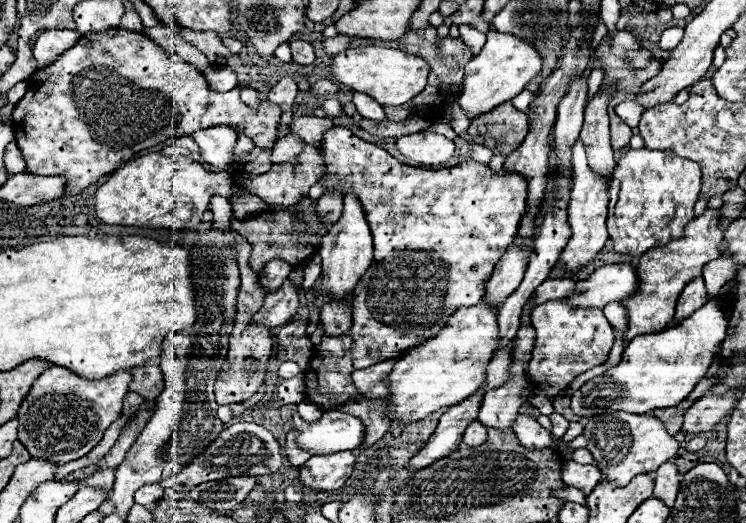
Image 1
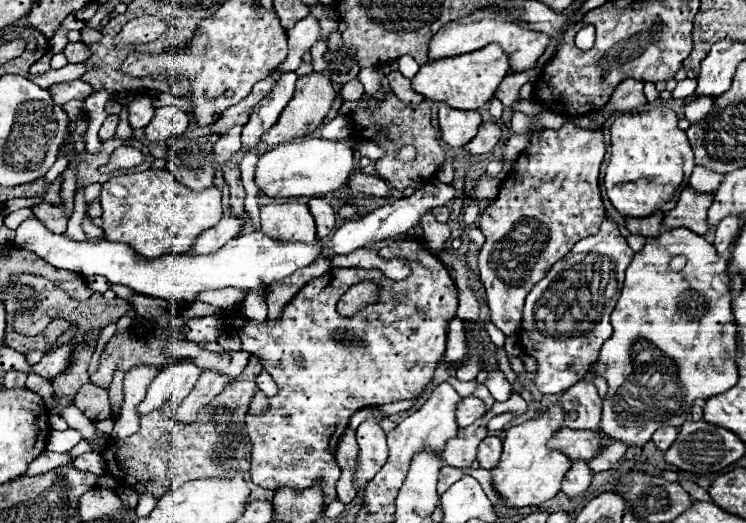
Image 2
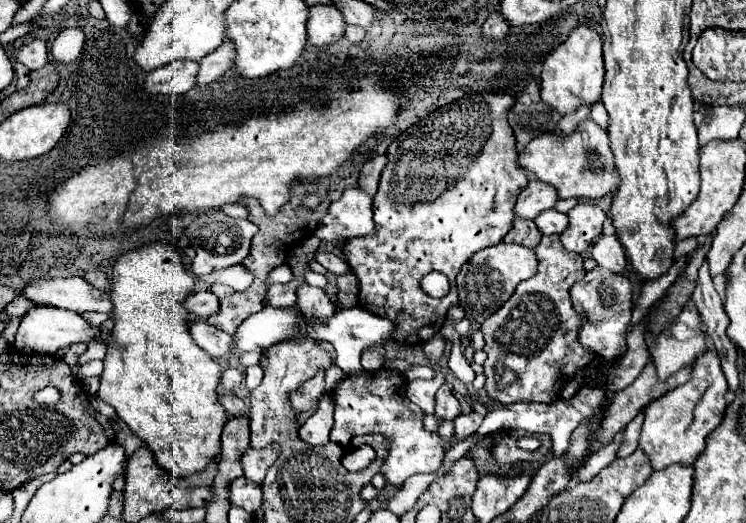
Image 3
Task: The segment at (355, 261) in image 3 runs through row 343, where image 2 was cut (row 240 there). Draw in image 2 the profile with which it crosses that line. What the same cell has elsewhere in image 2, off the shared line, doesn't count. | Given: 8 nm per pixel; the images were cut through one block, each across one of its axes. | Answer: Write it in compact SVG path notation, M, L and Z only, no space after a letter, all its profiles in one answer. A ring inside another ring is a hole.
M408 236L406 240L396 240L392 242L390 246L384 246L380 250L380 256L382 258L406 258L408 264L410 264L410 276L406 280L390 280L386 276L382 276L380 280L380 286L384 290L384 296L378 304L366 304L362 306L354 316L340 316L336 314L336 288L348 288L344 286L344 280L342 280L342 274L344 270L342 268L334 268L330 272L326 272L324 276L312 280L306 288L302 288L294 300L290 300L290 304L284 308L282 312L282 318L278 322L246 322L242 328L240 328L240 338L242 338L242 350L254 354L260 358L260 364L264 366L264 370L268 370L268 374L274 378L276 386L278 386L278 394L274 398L268 398L270 402L270 410L266 410L264 416L260 418L254 418L254 416L246 416L246 430L248 430L248 436L252 440L252 482L262 486L262 488L268 488L268 490L278 490L282 486L290 486L294 490L304 490L308 488L314 480L320 480L322 484L322 490L324 490L324 500L326 504L332 502L336 498L336 482L340 478L340 468L338 464L334 462L334 452L336 452L336 444L340 442L346 426L348 426L348 420L354 412L358 412L360 408L366 408L366 406L382 406L382 404L390 404L390 402L398 402L398 400L412 400L412 398L418 398L420 392L426 388L426 384L432 380L436 368L440 366L442 358L444 358L444 350L446 350L446 334L448 334L448 324L450 320L456 316L456 308L458 308L458 290L454 286L454 280L450 278L448 270L444 268L444 264L440 262L438 256L434 256L426 244L422 244L422 240L418 240L418 236Z

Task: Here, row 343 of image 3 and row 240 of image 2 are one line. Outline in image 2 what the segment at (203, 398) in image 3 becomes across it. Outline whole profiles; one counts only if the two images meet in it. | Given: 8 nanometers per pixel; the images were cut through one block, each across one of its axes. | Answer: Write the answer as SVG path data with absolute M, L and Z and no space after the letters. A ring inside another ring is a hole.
M144 170L108 180L100 194L102 228L110 242L124 242L140 256L164 256L164 252L188 252L200 232L222 218L222 192L218 188L190 190L168 170Z

